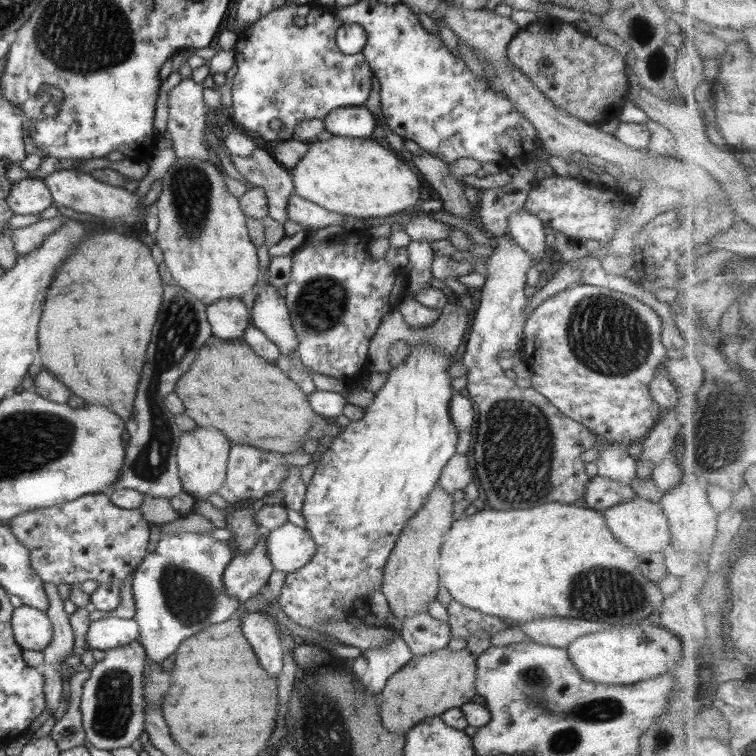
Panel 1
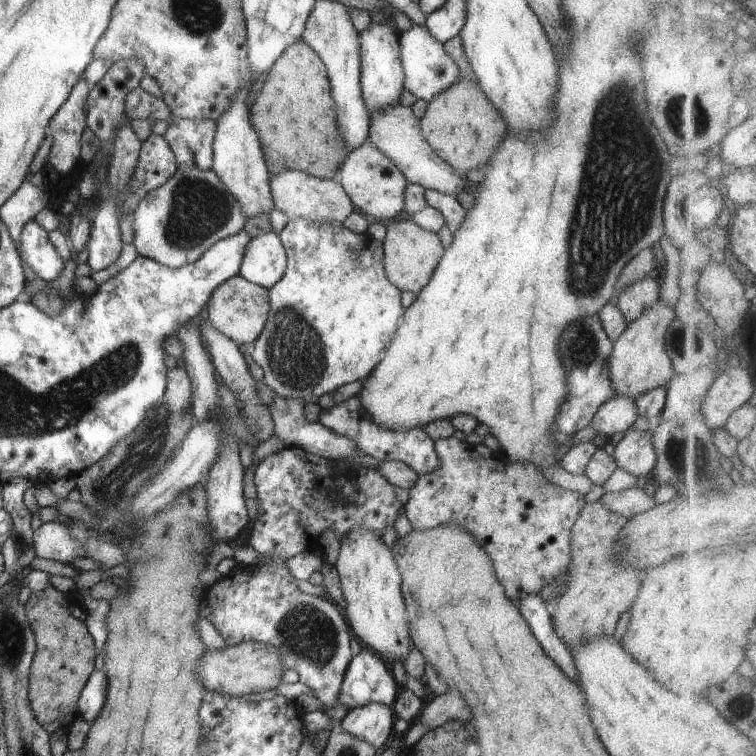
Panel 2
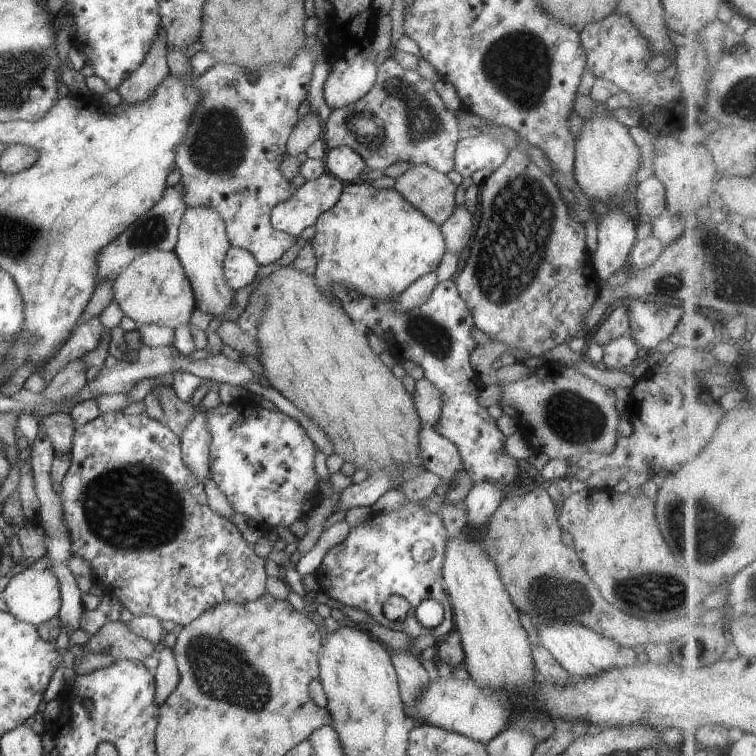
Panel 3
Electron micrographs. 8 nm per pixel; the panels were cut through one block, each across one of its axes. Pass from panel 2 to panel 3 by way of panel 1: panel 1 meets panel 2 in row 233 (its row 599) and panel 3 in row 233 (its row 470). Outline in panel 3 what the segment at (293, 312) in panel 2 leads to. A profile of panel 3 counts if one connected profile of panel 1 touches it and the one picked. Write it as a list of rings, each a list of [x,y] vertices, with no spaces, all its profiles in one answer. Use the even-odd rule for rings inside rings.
[[[368,180],[348,183],[340,200],[316,220],[316,235],[311,246],[316,254],[316,276],[320,292],[337,302],[332,284],[344,284],[360,294],[374,296],[375,300],[395,300],[422,276],[435,272],[446,252],[442,230],[420,210],[409,204],[395,189],[374,188]]]

